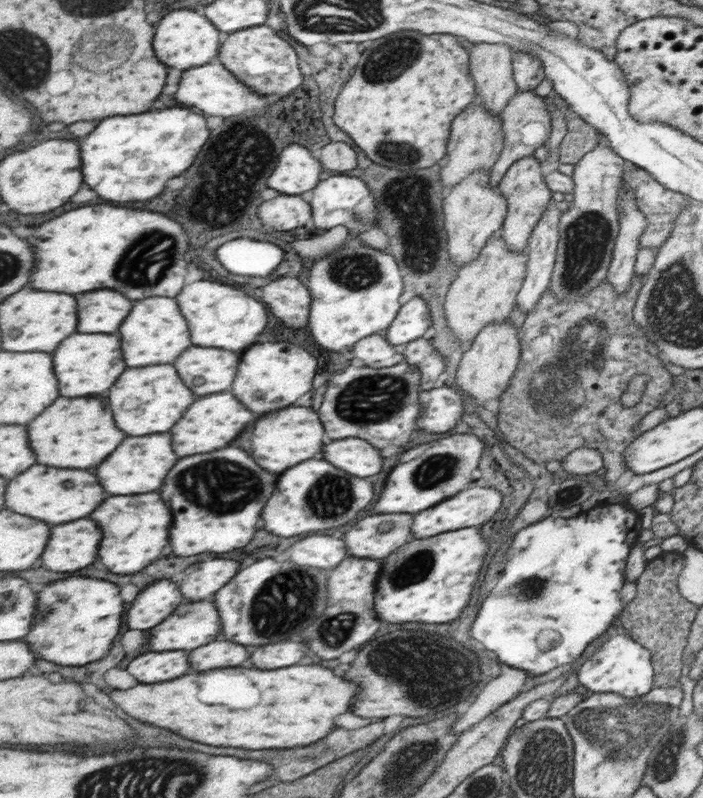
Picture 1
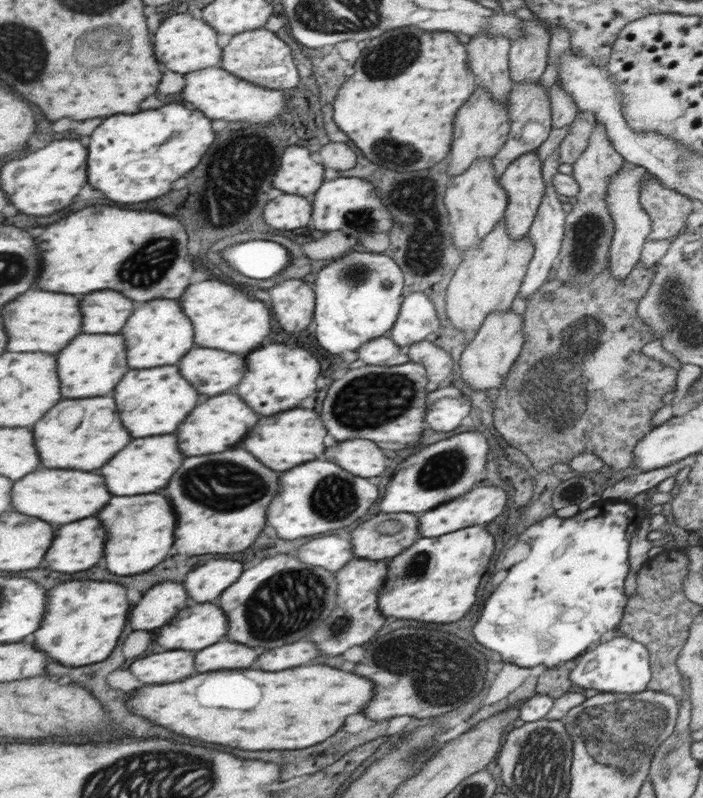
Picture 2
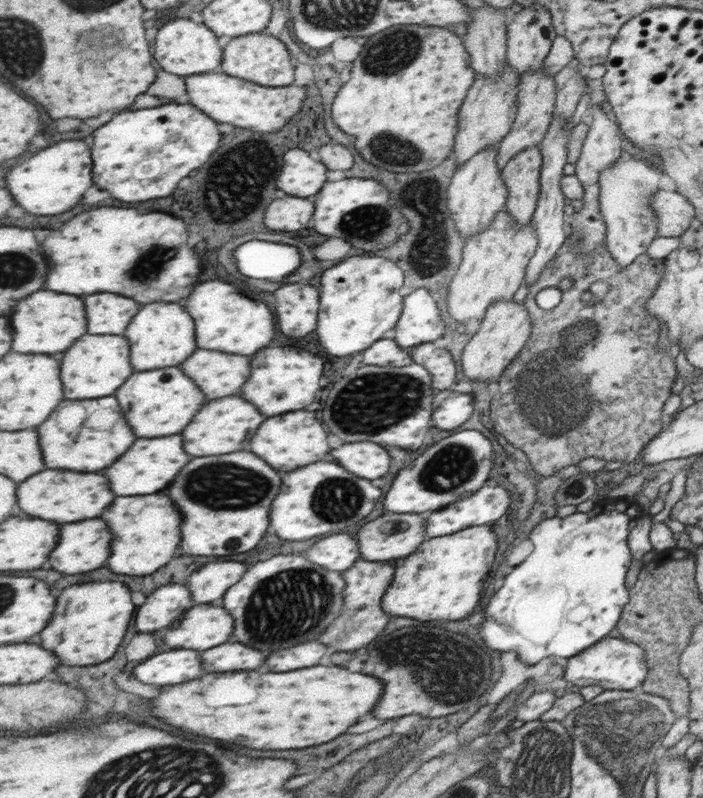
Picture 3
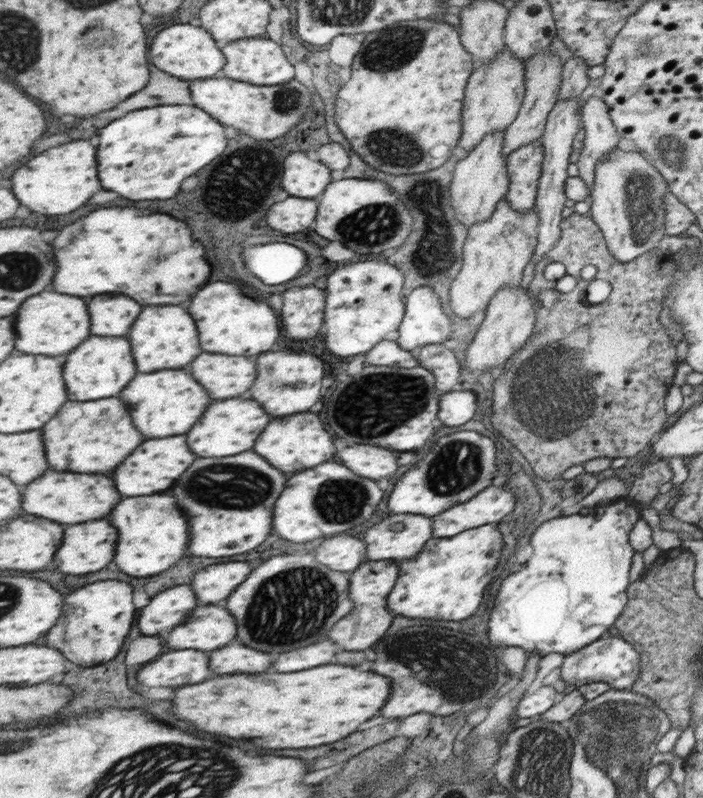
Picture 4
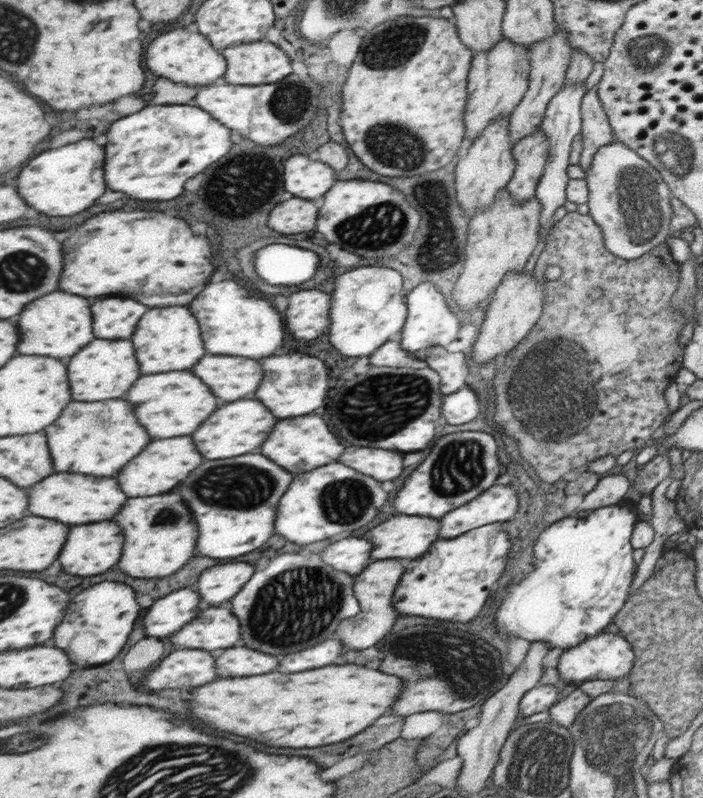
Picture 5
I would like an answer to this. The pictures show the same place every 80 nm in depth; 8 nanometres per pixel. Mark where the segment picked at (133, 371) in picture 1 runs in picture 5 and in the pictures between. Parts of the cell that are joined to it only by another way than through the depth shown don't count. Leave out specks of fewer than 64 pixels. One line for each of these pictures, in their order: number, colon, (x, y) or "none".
2: (153, 402)
3: (158, 403)
4: (169, 403)
5: (176, 404)

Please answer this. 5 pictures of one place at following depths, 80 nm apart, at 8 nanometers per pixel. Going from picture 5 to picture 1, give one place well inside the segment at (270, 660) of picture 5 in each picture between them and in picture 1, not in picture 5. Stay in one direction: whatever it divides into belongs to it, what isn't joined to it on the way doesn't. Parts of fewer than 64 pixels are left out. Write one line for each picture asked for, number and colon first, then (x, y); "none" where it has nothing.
1: (219, 654)
2: (230, 655)
3: (228, 657)
4: (235, 659)

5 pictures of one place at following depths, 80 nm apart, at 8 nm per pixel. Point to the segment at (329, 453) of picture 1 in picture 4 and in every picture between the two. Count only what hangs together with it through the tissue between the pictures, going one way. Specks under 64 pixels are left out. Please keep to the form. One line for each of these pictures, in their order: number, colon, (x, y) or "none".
2: (361, 457)
3: (369, 460)
4: (373, 462)

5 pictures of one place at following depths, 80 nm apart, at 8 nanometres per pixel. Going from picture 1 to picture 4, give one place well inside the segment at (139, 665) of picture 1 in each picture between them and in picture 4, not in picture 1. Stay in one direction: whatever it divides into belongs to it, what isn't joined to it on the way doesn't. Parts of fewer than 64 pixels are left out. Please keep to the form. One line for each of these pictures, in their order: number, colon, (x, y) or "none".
2: (175, 665)
3: (178, 666)
4: (183, 667)

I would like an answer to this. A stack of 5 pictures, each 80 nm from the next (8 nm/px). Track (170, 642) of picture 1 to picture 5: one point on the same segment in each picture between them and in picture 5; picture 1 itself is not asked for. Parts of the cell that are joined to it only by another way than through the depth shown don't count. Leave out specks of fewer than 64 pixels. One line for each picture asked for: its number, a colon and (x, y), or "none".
2: (195, 628)
3: (205, 627)
4: (212, 627)
5: (215, 628)

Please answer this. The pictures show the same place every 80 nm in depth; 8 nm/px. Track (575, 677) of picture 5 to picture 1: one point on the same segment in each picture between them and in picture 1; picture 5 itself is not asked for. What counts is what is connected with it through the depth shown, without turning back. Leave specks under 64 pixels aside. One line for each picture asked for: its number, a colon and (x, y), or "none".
1: (621, 666)
2: (620, 665)
3: (613, 664)
4: (611, 660)

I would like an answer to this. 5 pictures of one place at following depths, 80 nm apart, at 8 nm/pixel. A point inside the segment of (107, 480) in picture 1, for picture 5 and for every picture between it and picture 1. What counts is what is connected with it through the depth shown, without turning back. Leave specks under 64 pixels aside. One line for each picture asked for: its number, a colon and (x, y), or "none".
2: (146, 465)
3: (151, 465)
4: (159, 464)
5: (165, 464)

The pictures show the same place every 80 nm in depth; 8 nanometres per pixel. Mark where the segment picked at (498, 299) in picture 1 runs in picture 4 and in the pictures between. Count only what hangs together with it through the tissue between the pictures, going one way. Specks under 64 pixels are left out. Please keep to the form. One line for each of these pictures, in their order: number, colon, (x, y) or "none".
2: (491, 275)
3: (495, 262)
4: (498, 249)

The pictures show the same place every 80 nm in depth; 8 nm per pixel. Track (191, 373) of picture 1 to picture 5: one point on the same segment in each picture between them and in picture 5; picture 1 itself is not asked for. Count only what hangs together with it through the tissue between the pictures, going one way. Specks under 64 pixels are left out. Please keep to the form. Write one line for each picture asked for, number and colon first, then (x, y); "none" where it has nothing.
2: (213, 372)
3: (219, 374)
4: (224, 376)
5: (231, 378)

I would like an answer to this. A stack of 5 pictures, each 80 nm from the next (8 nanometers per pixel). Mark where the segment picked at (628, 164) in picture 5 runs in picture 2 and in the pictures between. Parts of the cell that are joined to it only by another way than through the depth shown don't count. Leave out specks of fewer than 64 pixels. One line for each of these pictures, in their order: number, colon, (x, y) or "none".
2: (632, 223)
3: (627, 187)
4: (626, 204)

